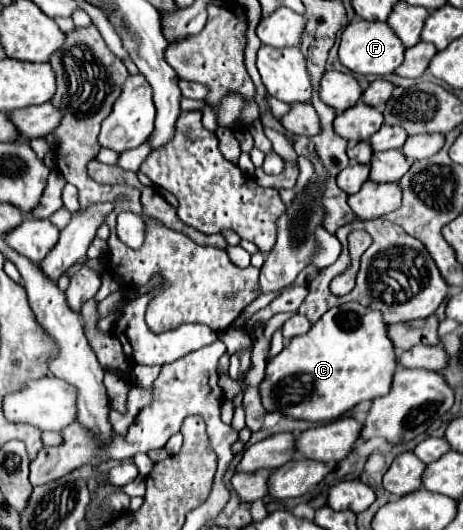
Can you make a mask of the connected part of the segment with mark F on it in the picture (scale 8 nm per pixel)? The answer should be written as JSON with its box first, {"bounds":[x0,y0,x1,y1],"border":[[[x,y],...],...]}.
{"bounds":[339,21,405,75],"border":[[[355,21],[349,23],[343,33],[341,33],[341,43],[339,43],[339,59],[341,63],[361,75],[389,75],[393,73],[401,63],[403,63],[403,53],[405,45],[401,45],[401,39],[389,29],[387,23],[373,23],[373,21]]]}

